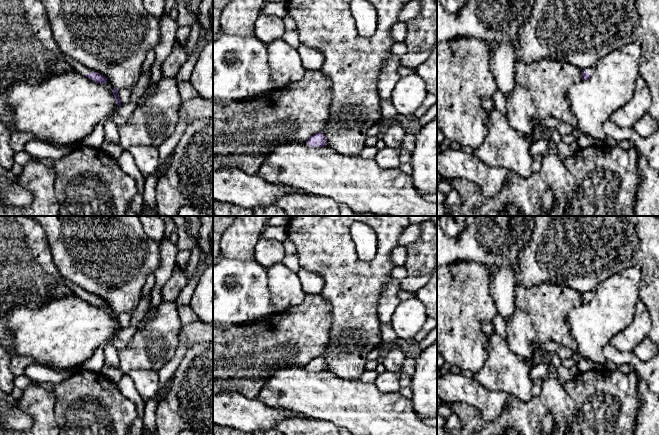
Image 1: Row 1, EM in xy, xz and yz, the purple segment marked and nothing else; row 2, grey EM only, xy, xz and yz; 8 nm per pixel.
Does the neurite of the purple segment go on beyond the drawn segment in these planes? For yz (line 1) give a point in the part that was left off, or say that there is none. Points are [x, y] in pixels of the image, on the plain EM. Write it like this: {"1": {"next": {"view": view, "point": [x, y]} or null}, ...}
{"1": {"next": {"view": "yz", "point": [590, 294]}}}

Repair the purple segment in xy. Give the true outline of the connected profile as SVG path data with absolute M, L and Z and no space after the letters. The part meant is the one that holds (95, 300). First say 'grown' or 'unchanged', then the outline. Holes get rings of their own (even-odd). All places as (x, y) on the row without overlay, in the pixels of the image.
grown | M65 280L65 283L70 287L70 289L74 292L75 295L77 295L80 298L85 299L86 301L88 301L89 303L100 307L100 308L106 308L107 307L107 302L101 298L99 298L98 296L94 296L90 293L88 293L86 290L84 290L83 288L74 285L71 281L69 280Z

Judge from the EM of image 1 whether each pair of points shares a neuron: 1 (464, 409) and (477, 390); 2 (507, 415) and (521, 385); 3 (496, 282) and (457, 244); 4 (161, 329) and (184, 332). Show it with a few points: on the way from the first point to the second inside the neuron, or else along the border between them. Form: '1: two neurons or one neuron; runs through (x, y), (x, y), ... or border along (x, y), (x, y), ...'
1: two neurons; border along (448, 402), (469, 403), (480, 412), (485, 420)
2: two neurons; border along (508, 394), (525, 401), (528, 401), (533, 396)
3: one neuron; runs through (496, 269), (474, 247), (470, 247)
4: two neurons; border along (182, 325), (178, 331), (178, 343)

